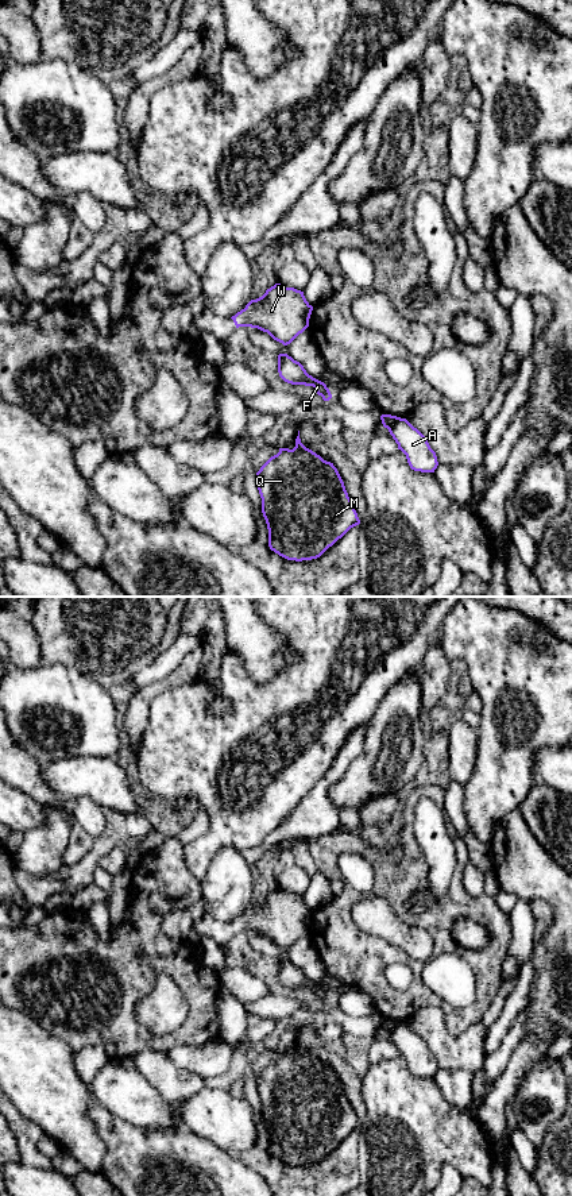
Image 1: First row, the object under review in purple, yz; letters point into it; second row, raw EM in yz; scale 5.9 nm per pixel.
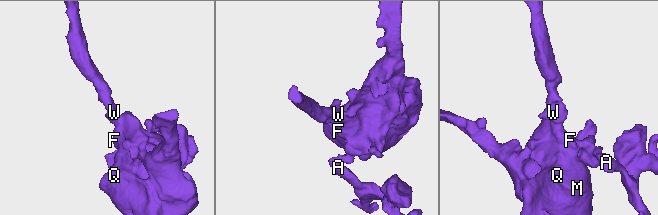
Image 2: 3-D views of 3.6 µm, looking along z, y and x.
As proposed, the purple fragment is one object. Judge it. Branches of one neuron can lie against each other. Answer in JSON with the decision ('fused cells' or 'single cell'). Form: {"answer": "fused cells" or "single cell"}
{"answer": "fused cells"}

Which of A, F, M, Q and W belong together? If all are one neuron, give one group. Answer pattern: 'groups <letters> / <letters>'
groups A / F M Q W

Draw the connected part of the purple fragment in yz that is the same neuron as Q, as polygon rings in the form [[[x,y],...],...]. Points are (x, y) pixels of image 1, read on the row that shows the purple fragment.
[[[299,431],[295,447],[279,448],[255,477],[268,529],[268,547],[287,560],[317,559],[351,528],[360,524],[337,468],[306,448],[301,443]]]

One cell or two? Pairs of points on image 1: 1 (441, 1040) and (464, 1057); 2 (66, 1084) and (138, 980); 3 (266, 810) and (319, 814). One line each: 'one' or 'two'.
1: one
2: two
3: two

